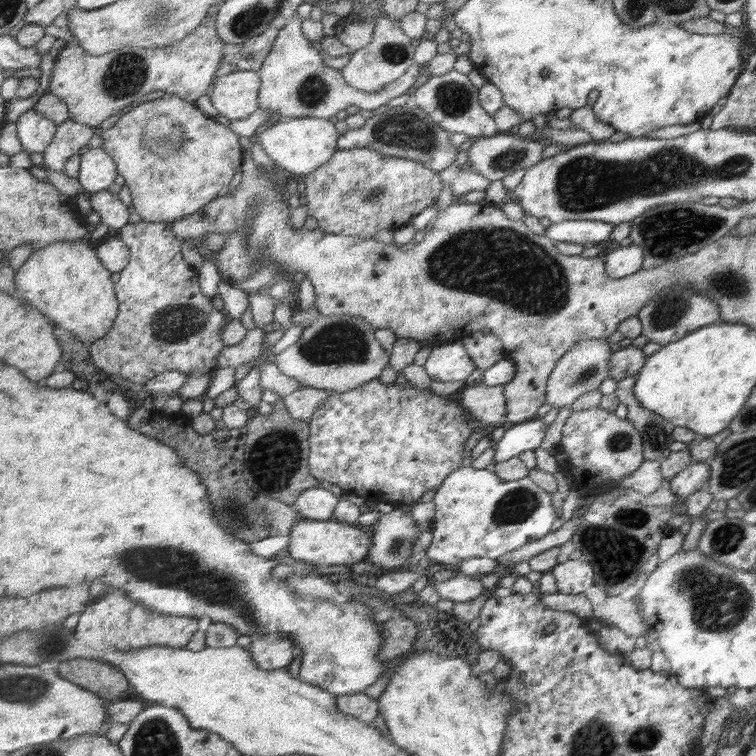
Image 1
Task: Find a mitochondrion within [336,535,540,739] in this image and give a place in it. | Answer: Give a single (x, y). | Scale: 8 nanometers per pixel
(398, 548)

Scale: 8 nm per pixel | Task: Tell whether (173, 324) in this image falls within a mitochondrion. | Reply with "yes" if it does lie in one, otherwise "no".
yes

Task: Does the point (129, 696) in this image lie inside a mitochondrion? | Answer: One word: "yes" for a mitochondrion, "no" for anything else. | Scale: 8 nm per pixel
no

